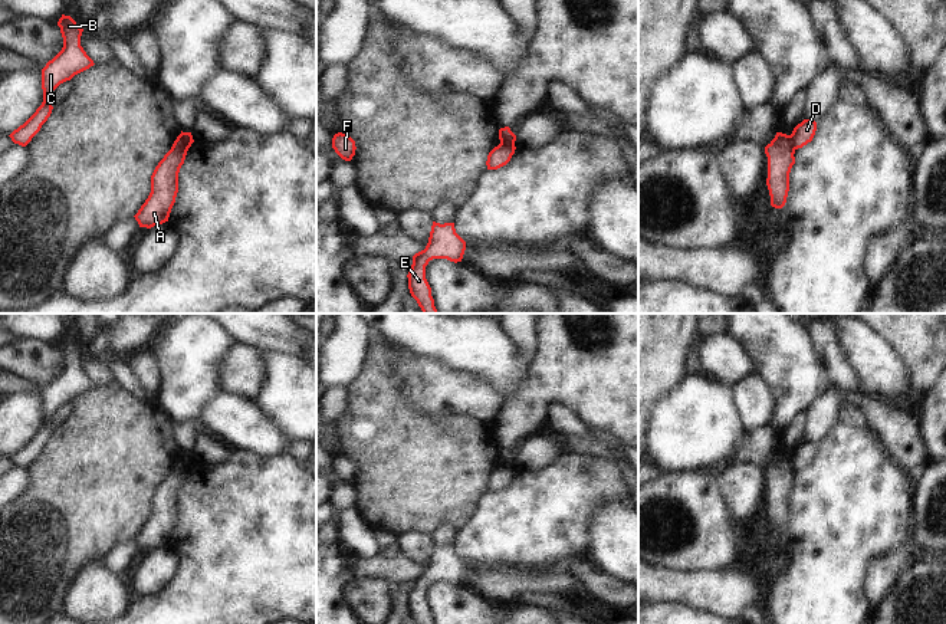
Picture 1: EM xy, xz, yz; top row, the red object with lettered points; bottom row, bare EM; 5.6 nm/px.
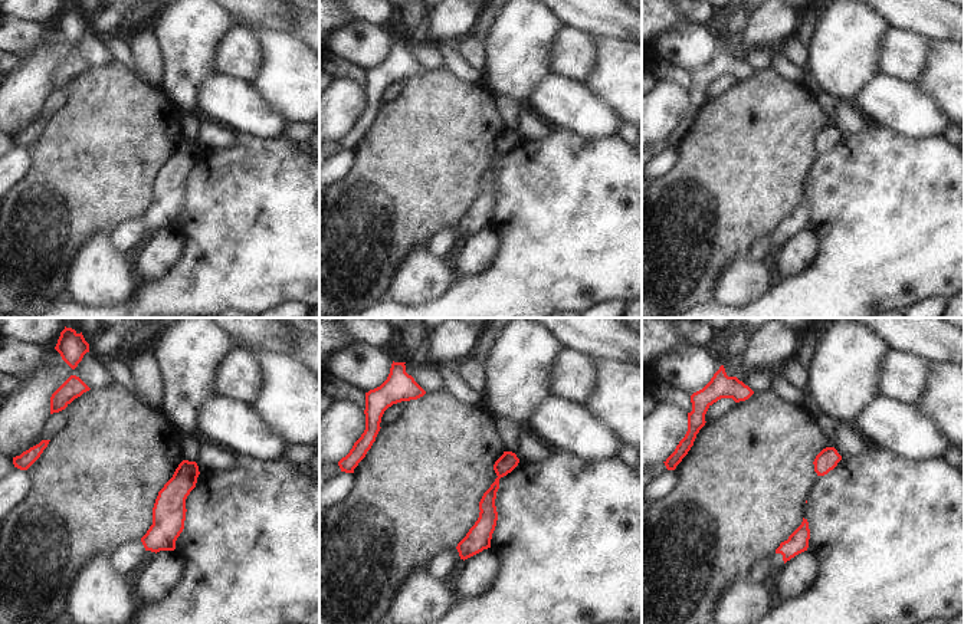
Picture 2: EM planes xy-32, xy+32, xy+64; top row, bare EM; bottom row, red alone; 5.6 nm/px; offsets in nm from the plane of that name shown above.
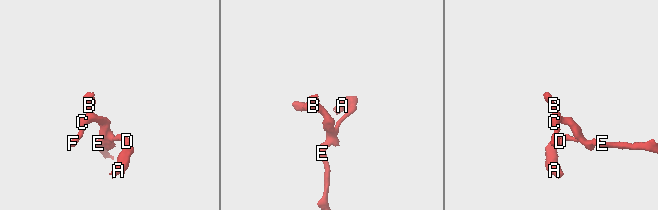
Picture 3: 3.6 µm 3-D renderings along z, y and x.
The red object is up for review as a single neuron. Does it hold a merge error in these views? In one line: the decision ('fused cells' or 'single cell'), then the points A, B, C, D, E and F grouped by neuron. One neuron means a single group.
fused cells; groups A / B C D E F

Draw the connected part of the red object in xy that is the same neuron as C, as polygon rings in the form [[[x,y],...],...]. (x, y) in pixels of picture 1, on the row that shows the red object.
[[[62,14],[58,22],[63,37],[62,50],[42,69],[43,102],[36,112],[9,137],[26,147],[52,114],[50,93],[63,82],[93,66],[93,60],[81,46],[83,29],[70,16]]]

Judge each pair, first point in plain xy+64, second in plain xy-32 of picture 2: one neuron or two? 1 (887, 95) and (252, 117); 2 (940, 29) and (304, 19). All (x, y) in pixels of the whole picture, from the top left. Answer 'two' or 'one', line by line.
1: one
2: two

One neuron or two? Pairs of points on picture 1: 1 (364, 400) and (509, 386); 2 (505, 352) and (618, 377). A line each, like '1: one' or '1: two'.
1: two
2: two

